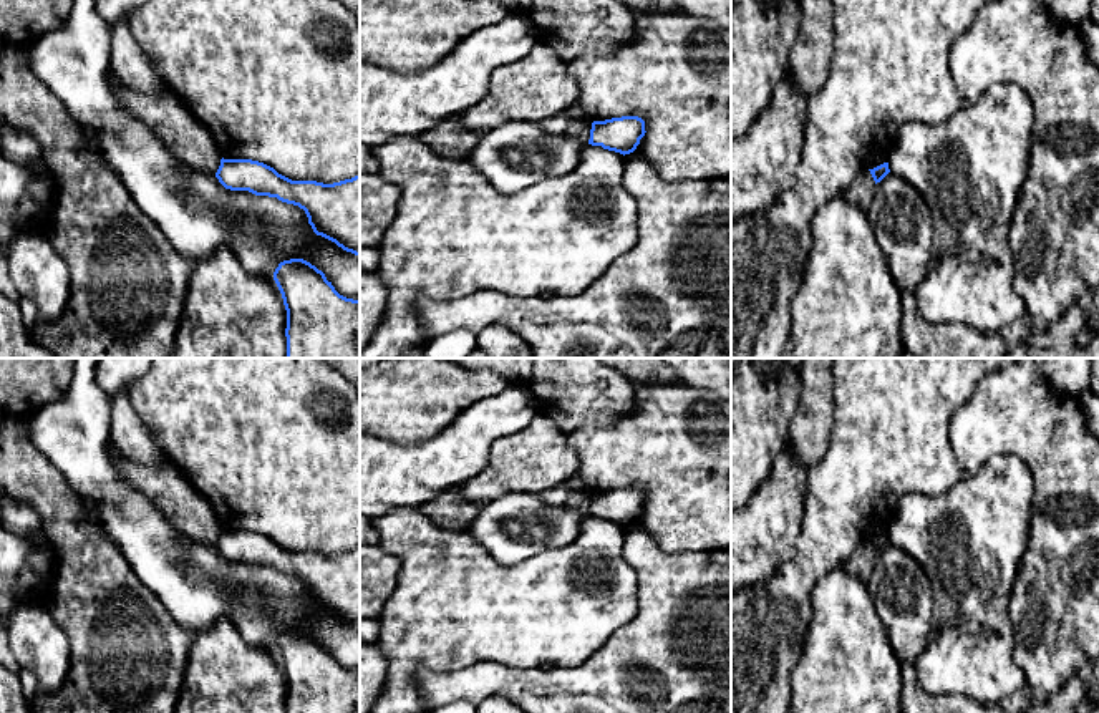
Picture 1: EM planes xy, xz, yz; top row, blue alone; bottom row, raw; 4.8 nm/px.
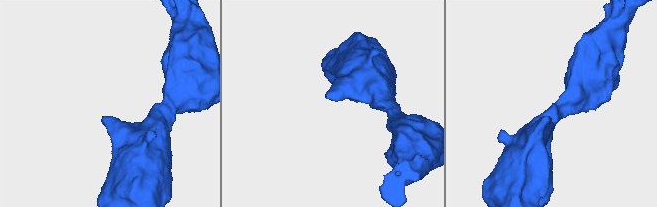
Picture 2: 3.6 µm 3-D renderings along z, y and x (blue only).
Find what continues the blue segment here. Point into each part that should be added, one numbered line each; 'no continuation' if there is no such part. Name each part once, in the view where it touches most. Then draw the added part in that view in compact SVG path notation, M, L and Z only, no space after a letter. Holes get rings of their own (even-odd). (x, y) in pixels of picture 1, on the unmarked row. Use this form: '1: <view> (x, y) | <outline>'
no continuation

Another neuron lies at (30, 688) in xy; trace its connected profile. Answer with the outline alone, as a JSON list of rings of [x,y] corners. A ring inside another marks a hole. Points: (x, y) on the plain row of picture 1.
[[[20,668],[17,677],[18,677],[18,681],[22,685],[22,691],[27,701],[33,705],[36,695],[40,693],[36,677],[30,670],[25,670],[25,668]]]

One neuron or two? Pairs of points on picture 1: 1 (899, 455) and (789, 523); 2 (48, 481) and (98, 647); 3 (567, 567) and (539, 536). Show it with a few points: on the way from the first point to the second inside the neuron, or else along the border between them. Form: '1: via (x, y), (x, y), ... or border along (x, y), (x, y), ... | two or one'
1: border along (808, 476), (803, 526), (794, 552) | two
2: via (67, 523), (91, 569), (98, 606) | one
3: border along (580, 524), (569, 543), (514, 564) | two

